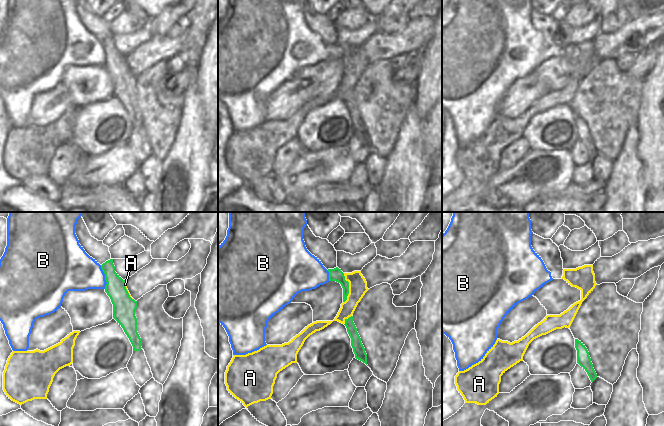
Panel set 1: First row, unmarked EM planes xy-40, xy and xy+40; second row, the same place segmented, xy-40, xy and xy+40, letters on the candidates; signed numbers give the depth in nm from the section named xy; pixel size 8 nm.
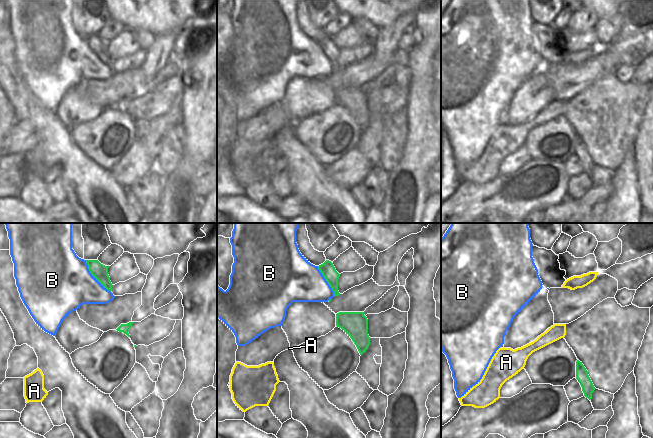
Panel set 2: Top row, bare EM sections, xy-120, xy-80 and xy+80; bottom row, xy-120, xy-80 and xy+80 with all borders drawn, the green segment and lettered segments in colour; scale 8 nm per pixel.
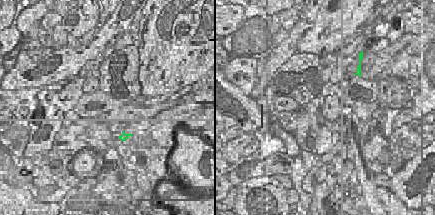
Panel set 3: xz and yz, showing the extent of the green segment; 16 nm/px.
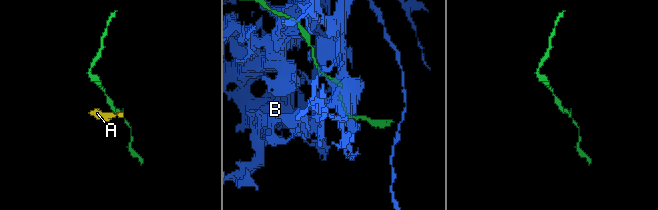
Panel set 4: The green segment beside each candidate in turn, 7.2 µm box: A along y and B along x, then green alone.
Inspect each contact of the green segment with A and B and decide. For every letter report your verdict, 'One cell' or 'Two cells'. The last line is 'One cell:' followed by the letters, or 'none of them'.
A: Two cells
B: Two cells
One cell: none of them.

